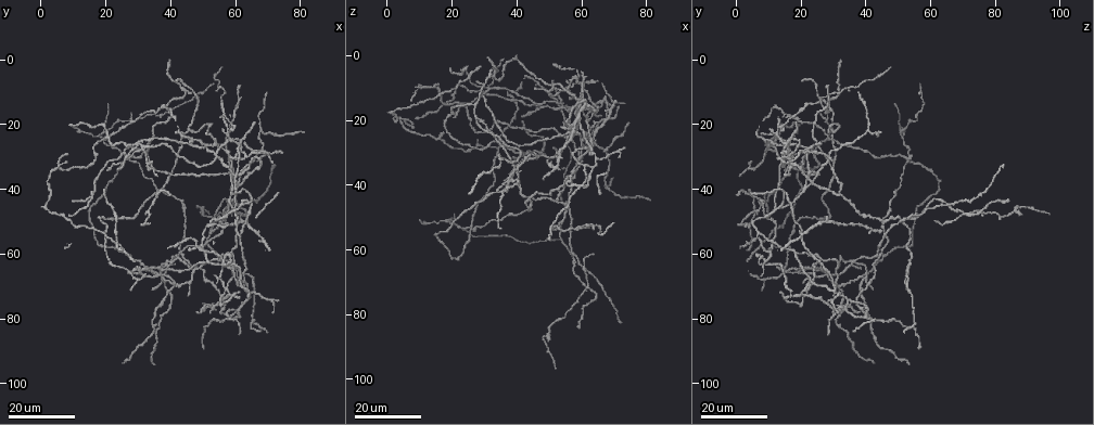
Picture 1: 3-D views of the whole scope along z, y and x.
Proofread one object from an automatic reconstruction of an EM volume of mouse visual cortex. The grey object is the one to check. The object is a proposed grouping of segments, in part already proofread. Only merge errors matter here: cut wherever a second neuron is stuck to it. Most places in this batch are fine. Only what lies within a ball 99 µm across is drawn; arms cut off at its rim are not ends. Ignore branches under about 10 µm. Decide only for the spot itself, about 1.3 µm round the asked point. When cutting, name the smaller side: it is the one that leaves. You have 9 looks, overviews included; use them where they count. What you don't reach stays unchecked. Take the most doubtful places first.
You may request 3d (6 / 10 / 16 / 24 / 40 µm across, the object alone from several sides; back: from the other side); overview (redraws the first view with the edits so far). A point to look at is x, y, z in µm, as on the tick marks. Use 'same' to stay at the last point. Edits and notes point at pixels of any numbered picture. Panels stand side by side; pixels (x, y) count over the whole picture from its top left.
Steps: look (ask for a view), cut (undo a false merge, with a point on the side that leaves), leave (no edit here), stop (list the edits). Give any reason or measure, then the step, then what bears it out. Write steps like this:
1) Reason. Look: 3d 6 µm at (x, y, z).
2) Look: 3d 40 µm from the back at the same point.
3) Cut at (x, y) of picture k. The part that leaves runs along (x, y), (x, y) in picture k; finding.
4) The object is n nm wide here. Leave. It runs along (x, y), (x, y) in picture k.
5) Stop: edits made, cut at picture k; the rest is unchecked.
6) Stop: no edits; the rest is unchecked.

Look: 3d 24 µm at (62, 48, 72).

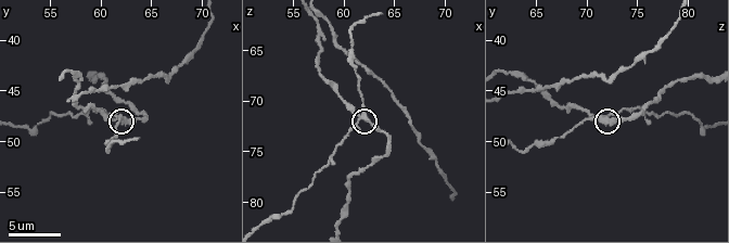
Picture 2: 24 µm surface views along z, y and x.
Look: 3d 10 µm at (62.0, 47.6, 71.6).

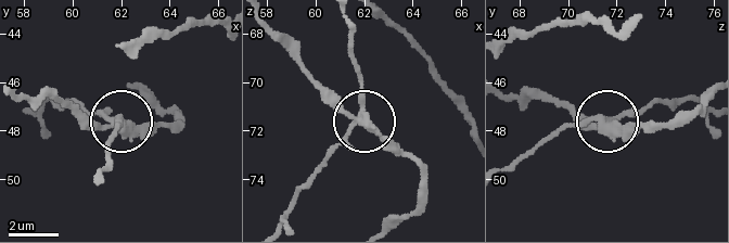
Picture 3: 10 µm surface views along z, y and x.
Look: 3d 10 µm from the back at (61.9, 47.6, 71.6).

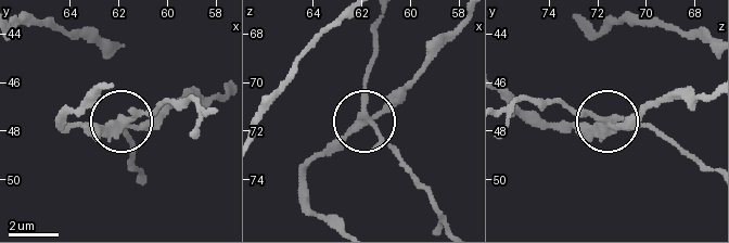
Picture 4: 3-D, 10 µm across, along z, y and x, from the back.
Cut at (365, 78) of picture 4. Two neurons meet here.

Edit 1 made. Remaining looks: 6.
Two arms at a narrow angle. Look: 3d 16 µm at (27, 66, 19).

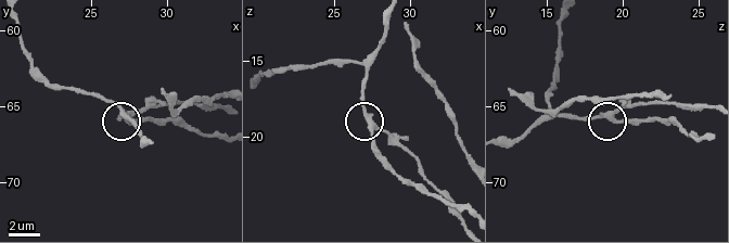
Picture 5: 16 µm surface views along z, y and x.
Look: 3d 10 µm at (27.6, 65.8, 19.4).

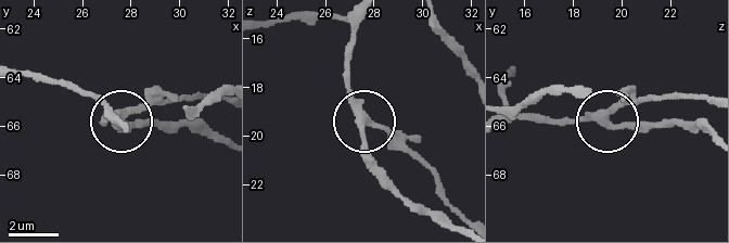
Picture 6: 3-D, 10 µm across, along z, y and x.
The side arm is 60 µm long; 4 arms meet here. Leave. All the same neuron.

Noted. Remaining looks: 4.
Thin arm on a thick one. Look: 3d 16 µm at (31, 27, 11).

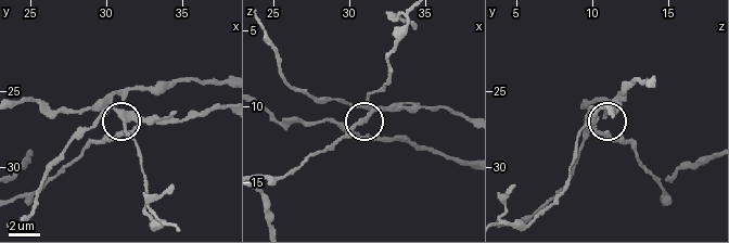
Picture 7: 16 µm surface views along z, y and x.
Closer look. Look: 3d 10 µm at (31.6, 27.6, 10.4).

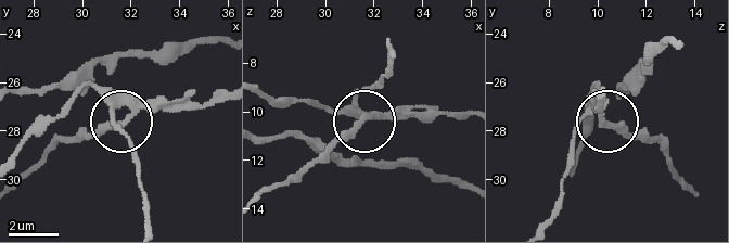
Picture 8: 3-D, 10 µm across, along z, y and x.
The side arm is 18 µm long. Leave. It runs along (464, 117), (383, 111), (352, 129), (323, 158) in picture 8; all the same neuron.

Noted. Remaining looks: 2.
Stop: edits made, cut at picture 4; the rest is unchecked.

